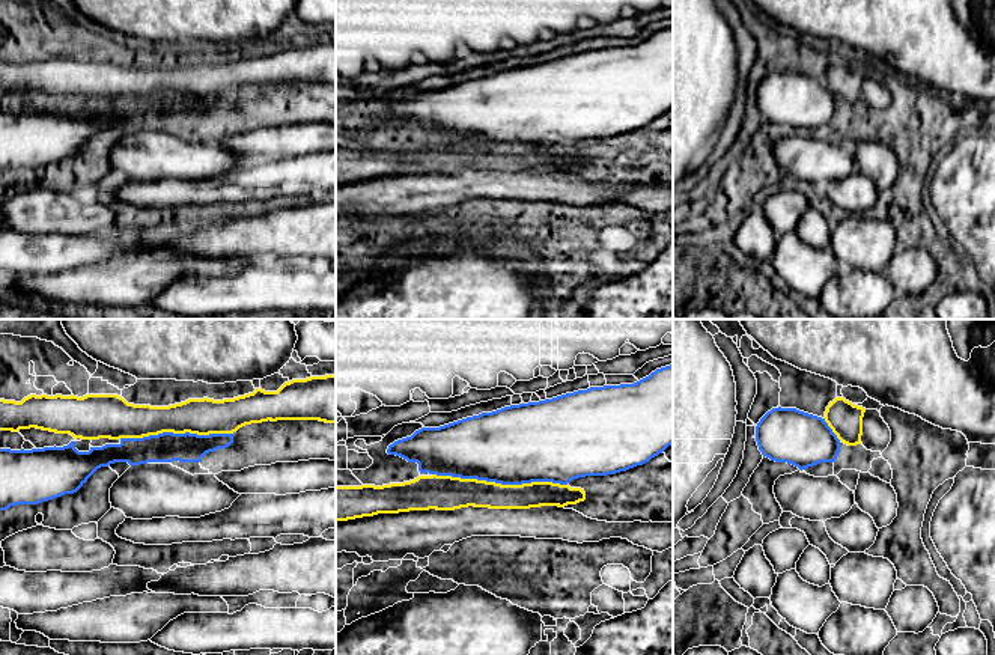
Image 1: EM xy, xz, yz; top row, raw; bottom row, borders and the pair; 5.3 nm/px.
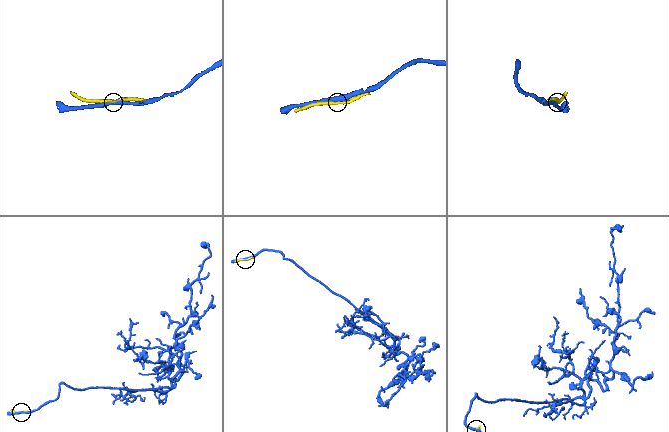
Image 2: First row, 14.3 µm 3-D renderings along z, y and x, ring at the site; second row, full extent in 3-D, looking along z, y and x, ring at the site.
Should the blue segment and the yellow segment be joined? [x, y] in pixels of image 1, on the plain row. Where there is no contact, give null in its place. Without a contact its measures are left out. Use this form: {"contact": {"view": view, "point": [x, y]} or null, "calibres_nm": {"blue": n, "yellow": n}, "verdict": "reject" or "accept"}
{"contact": {"view": "xz", "point": [500, 145]}, "calibres_nm": {"blue": 420, "yellow": 170}, "verdict": "reject"}

